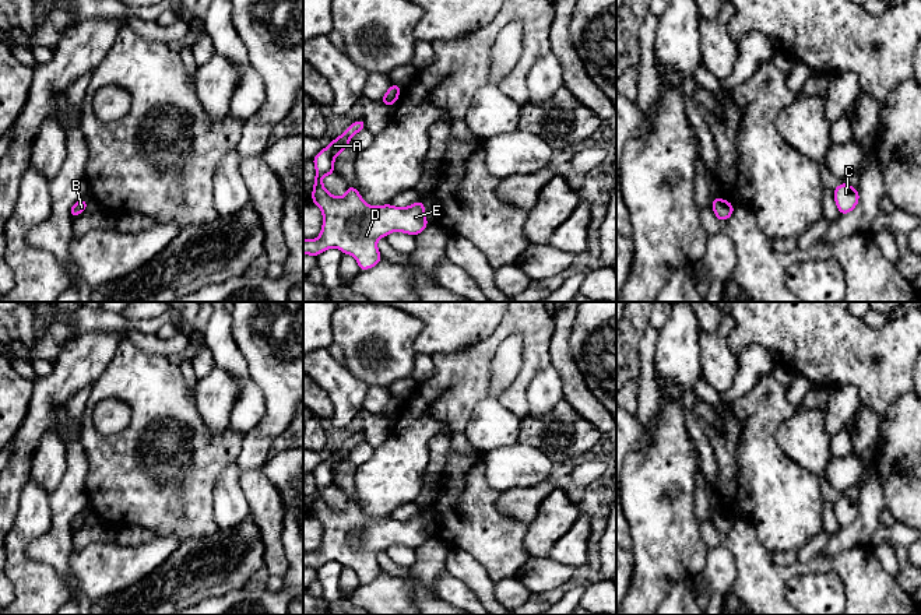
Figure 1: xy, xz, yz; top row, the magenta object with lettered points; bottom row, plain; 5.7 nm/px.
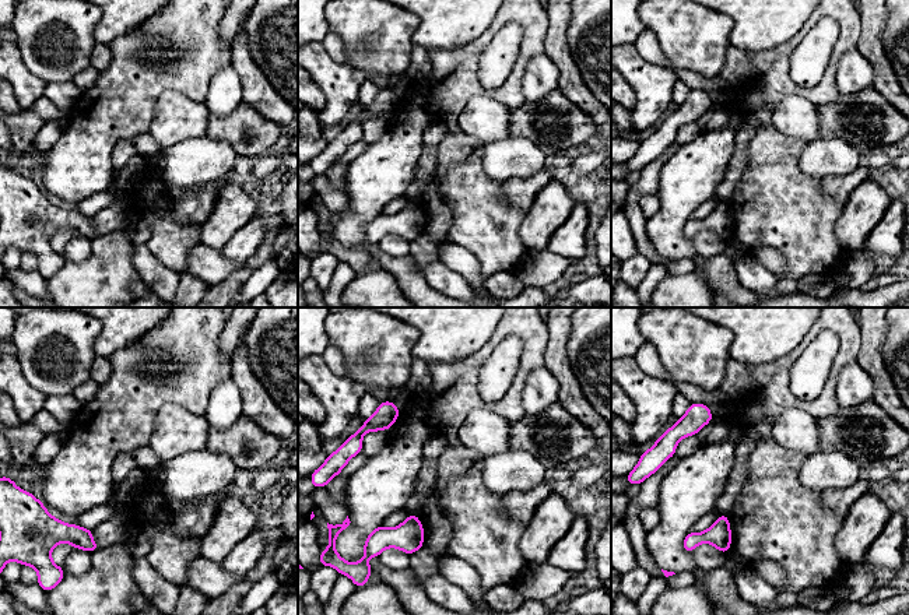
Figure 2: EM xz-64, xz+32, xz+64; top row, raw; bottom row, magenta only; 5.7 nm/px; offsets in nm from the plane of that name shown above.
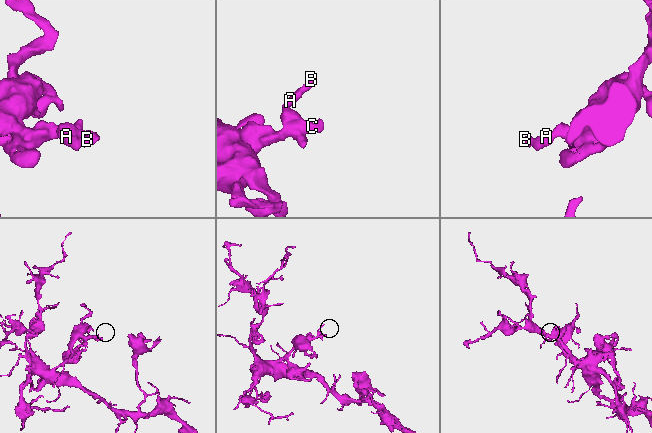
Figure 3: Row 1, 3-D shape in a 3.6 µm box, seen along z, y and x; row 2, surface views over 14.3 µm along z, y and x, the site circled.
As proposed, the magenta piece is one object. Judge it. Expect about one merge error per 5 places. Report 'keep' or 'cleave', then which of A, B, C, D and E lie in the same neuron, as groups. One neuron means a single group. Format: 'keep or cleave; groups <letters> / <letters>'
keep; groups A B C D E

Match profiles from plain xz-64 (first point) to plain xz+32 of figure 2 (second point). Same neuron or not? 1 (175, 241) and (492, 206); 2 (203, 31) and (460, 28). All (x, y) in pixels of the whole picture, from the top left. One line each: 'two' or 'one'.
1: one
2: two

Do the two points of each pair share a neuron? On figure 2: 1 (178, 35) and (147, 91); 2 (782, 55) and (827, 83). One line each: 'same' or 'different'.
1: same
2: same

